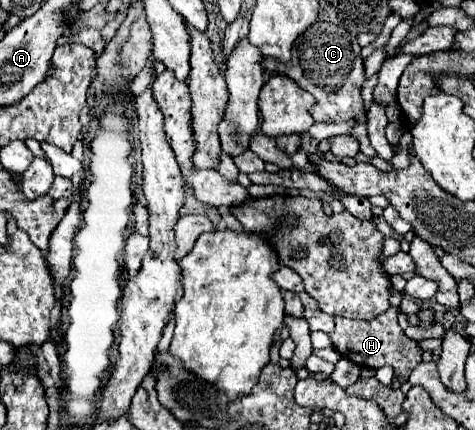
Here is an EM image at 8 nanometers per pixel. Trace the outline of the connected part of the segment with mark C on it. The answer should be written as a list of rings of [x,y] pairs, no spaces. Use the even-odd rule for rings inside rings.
[[[317,22],[317,24],[319,26],[313,26],[313,30],[303,32],[293,42],[289,62],[279,62],[275,58],[263,58],[261,66],[269,74],[283,74],[299,82],[303,90],[315,96],[317,104],[311,108],[311,116],[315,122],[355,120],[352,136],[359,141],[360,151],[369,157],[375,157],[375,150],[368,139],[363,98],[359,94],[361,84],[365,82],[363,58],[359,56],[361,46],[357,44],[357,38],[353,34],[347,34],[347,30],[343,30],[343,26],[335,26],[331,22]]]

